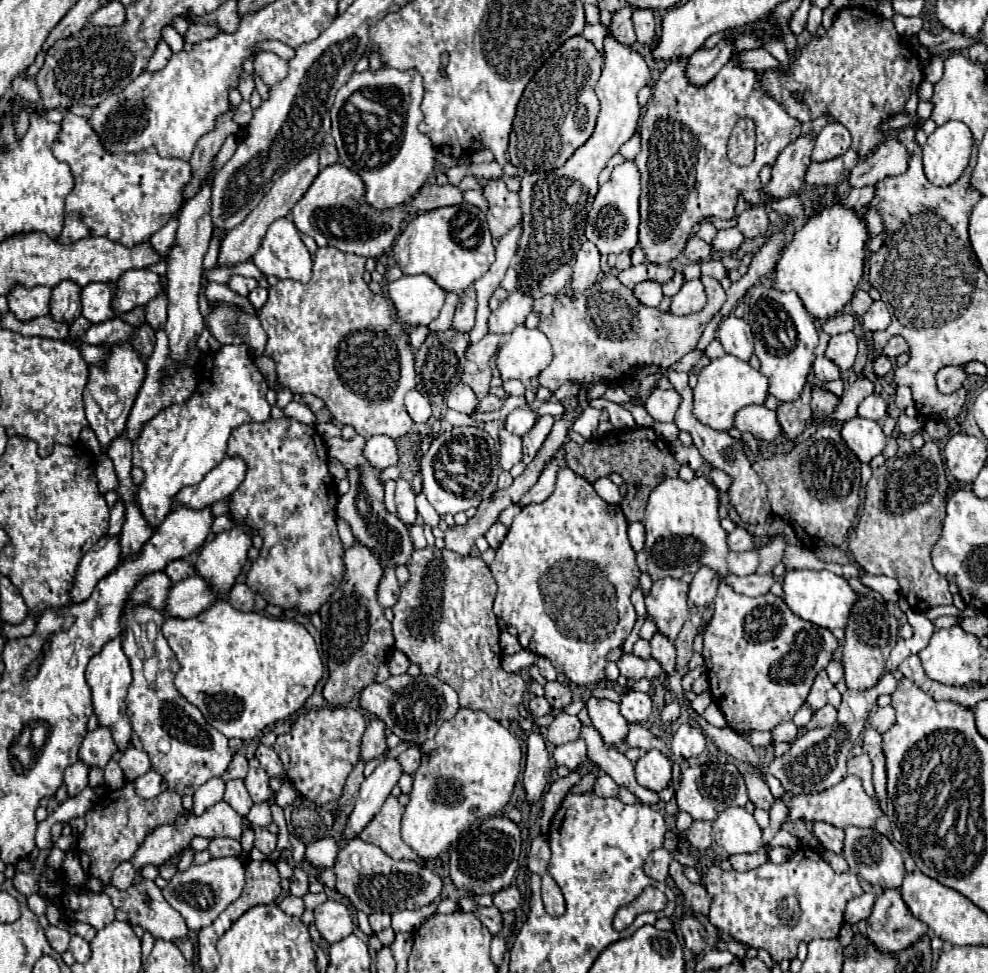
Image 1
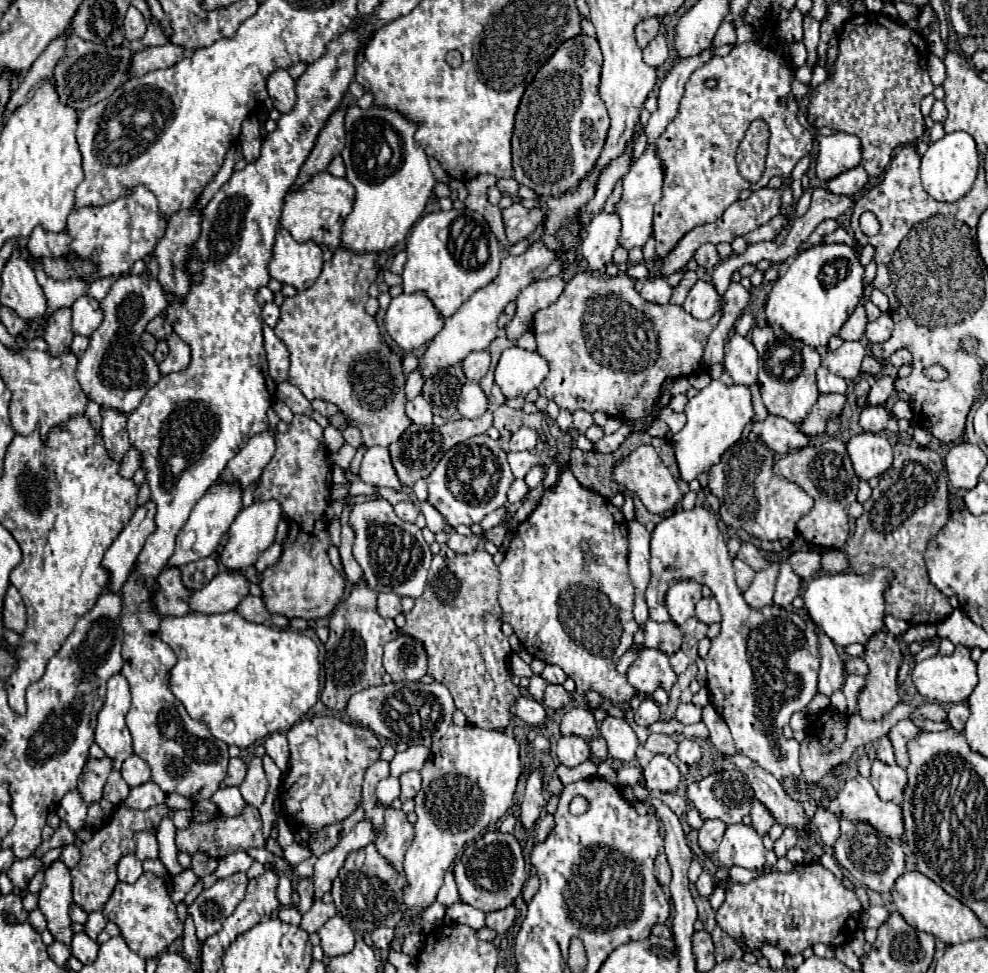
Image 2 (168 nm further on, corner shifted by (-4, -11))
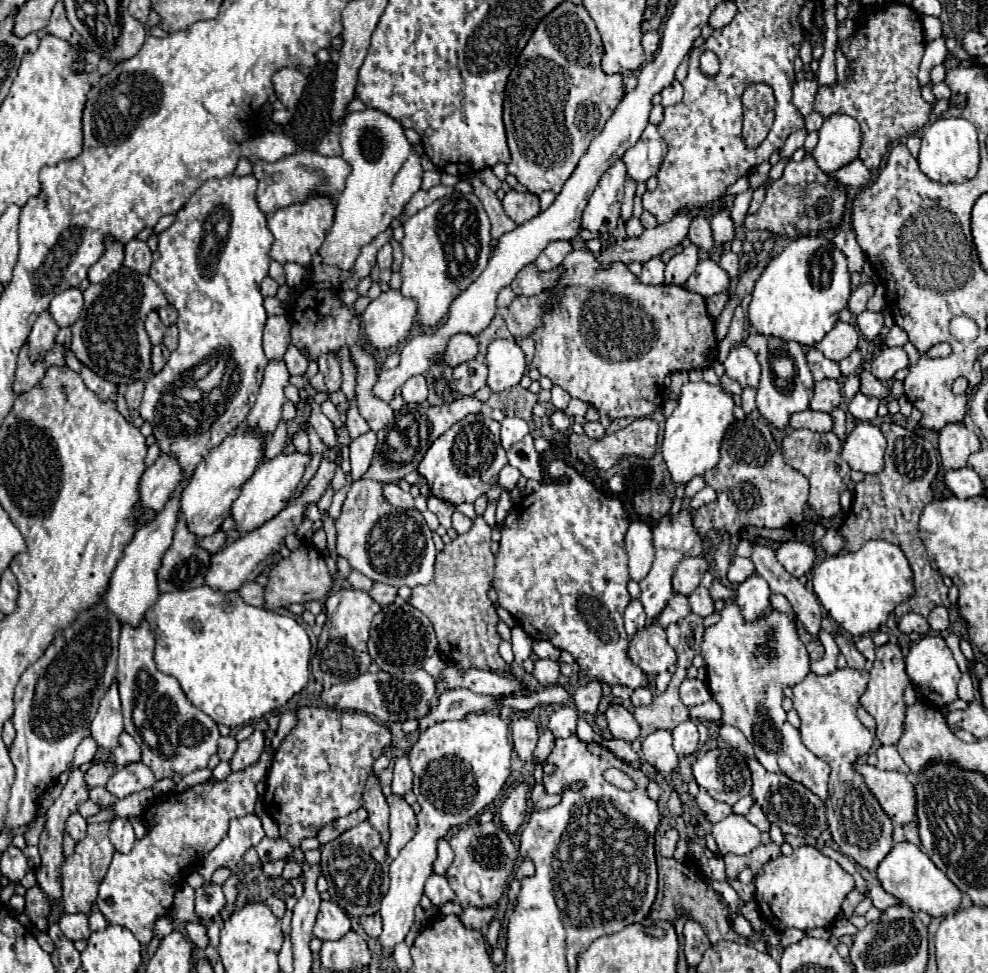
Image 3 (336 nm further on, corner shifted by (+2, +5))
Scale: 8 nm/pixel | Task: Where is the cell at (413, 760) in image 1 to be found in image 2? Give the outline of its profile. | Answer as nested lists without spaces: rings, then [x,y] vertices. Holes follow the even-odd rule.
[[[416,770],[404,772],[404,774],[400,776],[400,786],[402,786],[400,800],[414,798],[414,796],[416,796],[416,792],[420,790],[420,772],[416,772]]]

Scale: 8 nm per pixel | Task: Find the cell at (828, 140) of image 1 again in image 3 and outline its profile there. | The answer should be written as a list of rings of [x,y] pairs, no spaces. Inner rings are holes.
[[[834,114],[824,120],[820,128],[820,140],[812,156],[822,172],[832,174],[858,158],[860,144],[862,144],[860,124],[850,116]]]

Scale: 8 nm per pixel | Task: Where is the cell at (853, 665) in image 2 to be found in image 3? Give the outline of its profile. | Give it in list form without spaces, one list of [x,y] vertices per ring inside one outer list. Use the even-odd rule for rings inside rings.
[[[864,636],[864,638],[860,638],[858,642],[856,642],[856,648],[868,658],[868,660],[874,660],[874,642],[872,642],[872,638],[870,636]]]

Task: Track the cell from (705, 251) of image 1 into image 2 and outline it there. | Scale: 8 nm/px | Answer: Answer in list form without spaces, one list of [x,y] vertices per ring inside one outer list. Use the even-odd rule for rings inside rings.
[[[702,244],[696,252],[694,252],[694,260],[698,262],[700,268],[714,268],[720,258],[718,258],[718,252],[716,252],[716,246],[714,244]]]

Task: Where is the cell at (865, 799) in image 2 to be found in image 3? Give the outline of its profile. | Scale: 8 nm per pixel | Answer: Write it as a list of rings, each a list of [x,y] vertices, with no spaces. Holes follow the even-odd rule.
[[[858,764],[858,772],[864,776],[868,788],[878,798],[884,812],[896,824],[916,822],[916,796],[914,782],[910,782],[908,774],[902,772],[882,772],[876,766]]]

